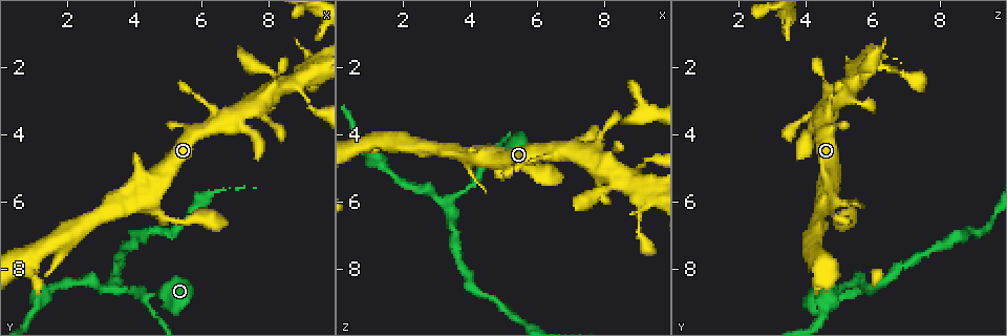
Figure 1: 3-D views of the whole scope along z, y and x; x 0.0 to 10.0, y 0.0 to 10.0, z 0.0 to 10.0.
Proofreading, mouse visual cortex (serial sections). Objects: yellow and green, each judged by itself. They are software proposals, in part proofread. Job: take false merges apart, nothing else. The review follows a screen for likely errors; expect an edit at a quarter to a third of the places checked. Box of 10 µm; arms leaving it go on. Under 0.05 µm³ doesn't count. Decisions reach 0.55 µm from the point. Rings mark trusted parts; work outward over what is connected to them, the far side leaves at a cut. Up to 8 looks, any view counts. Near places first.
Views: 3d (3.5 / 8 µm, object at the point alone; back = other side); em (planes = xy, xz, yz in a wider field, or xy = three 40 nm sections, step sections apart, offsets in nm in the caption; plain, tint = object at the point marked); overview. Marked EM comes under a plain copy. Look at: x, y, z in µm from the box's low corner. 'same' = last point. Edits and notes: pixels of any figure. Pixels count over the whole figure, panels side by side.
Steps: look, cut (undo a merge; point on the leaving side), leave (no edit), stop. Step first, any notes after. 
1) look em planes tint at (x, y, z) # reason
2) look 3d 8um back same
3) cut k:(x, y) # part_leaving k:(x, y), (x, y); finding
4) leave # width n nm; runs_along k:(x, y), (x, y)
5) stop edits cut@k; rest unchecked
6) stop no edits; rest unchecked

look 3d 3.5um back at (8.00, 3.65, 3.90) # a narrow waist

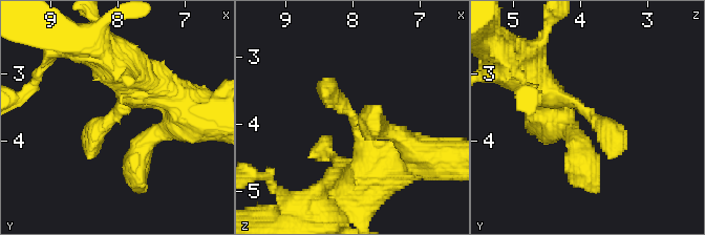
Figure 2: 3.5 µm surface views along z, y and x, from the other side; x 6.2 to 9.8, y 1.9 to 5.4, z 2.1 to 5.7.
look em xy step 1 tint at (7.95, 3.60, 3.90) # need the tissue

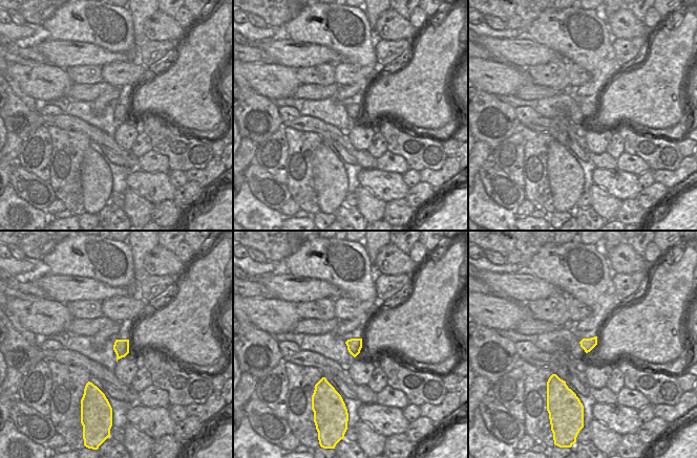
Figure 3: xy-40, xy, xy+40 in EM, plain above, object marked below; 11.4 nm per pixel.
leave # runs_along 2:(394, 166), (368, 147), (330, 92), (323, 95); continuous, no second cell

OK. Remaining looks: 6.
look 3d 3.5um at (8.55, 2.55, 5.35) # thin arm on a thick one

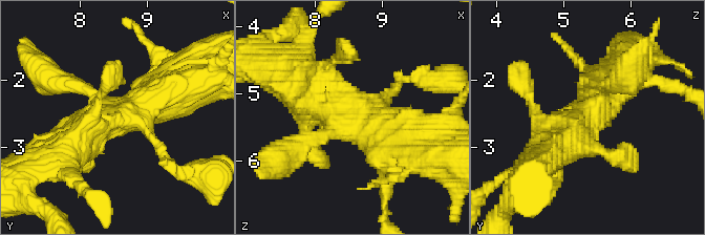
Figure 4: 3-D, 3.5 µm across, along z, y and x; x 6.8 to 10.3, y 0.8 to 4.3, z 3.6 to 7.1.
look em xy step 1 tint at (8.50, 2.65, 5.25) # now the EM

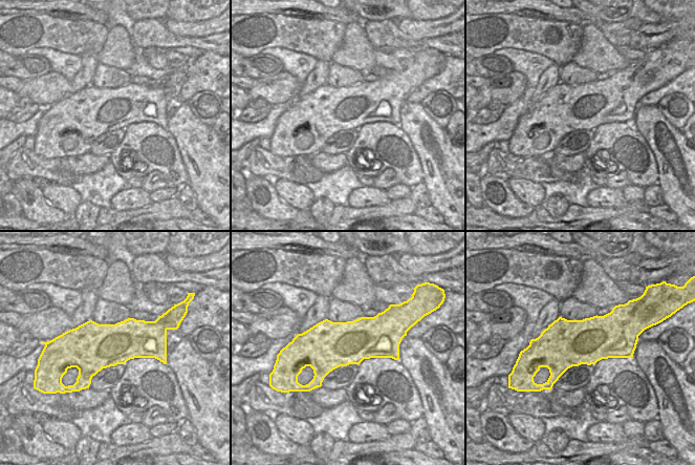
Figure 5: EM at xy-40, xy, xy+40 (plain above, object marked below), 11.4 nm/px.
leave # runs_along 4:(60, 157), (89, 128), (173, 89); continuous, no second cell

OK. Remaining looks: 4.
look 3d 8um at (4.40, 8.80, 4.90)

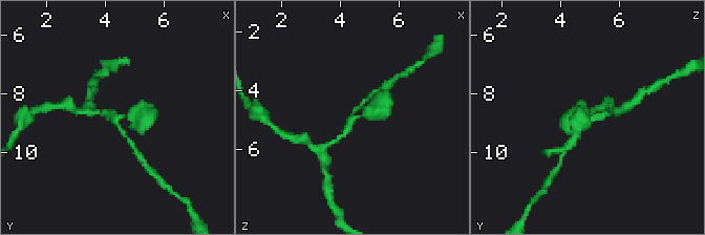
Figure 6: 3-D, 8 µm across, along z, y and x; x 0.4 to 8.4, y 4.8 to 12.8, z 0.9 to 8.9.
look em xy step 3 tint same # shape alone is not enough

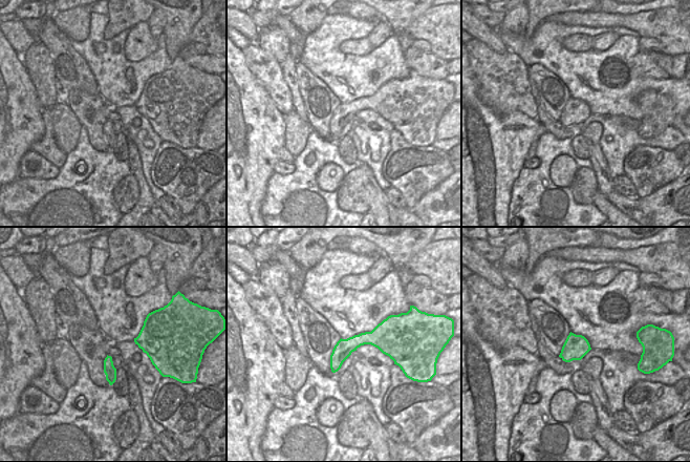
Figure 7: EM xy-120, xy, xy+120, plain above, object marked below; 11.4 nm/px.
leave # runs_along 7:(389, 338), (357, 340), (333, 369); one cell here

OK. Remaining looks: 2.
stop no edits; rest unchecked

